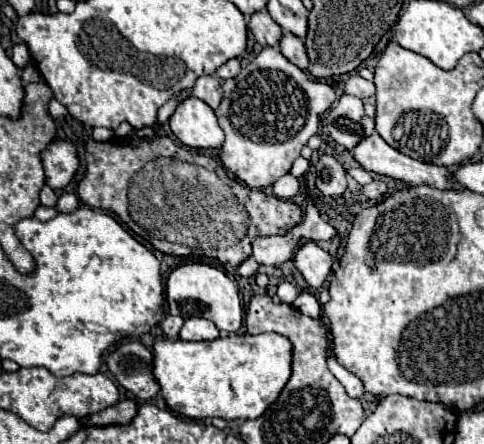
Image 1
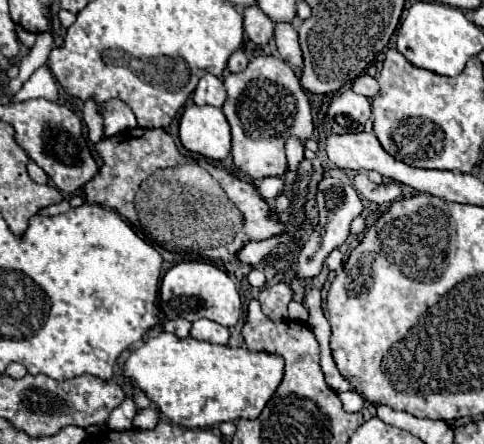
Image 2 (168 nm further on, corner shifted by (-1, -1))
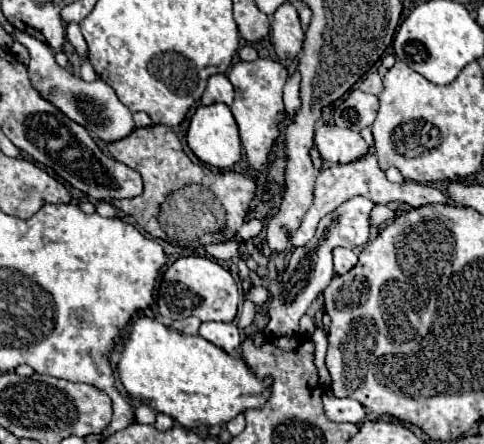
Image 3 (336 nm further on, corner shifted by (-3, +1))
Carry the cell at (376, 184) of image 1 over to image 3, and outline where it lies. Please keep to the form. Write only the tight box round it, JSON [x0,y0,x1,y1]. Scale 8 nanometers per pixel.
[291,127,455,247]

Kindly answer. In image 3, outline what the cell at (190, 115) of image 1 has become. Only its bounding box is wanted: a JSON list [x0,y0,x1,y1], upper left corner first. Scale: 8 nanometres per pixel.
[187,103,241,169]

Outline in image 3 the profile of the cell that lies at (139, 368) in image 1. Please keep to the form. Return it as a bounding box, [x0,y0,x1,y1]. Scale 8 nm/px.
[135,405,157,423]

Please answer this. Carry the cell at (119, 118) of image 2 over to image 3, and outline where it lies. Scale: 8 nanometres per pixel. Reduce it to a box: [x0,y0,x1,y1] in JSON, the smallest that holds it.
[13,31,135,143]

